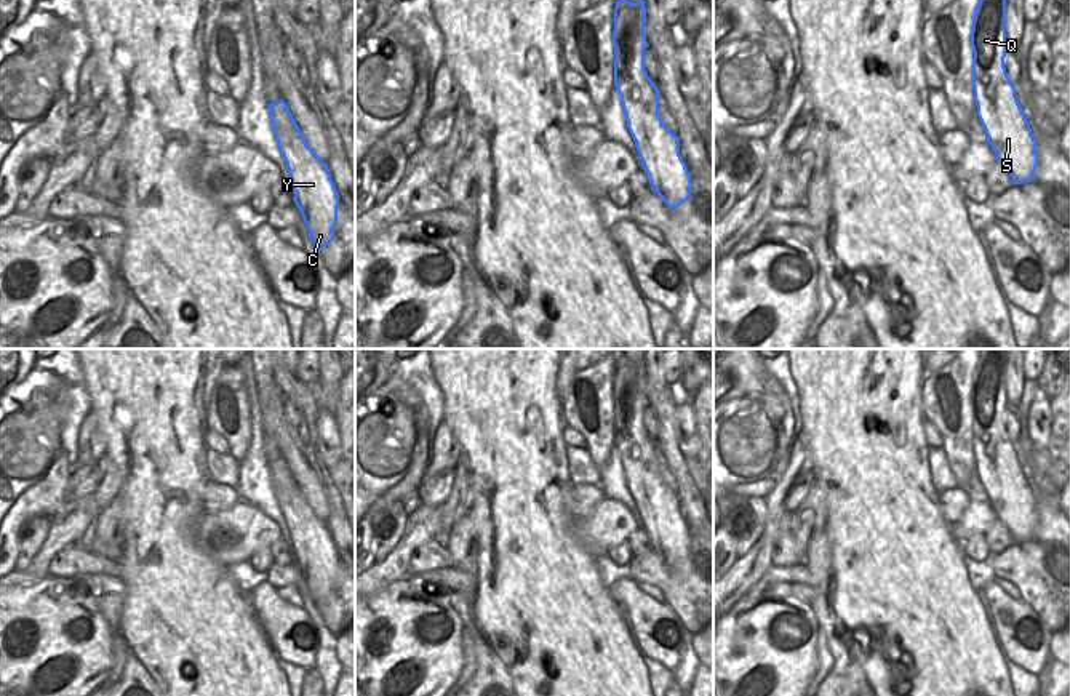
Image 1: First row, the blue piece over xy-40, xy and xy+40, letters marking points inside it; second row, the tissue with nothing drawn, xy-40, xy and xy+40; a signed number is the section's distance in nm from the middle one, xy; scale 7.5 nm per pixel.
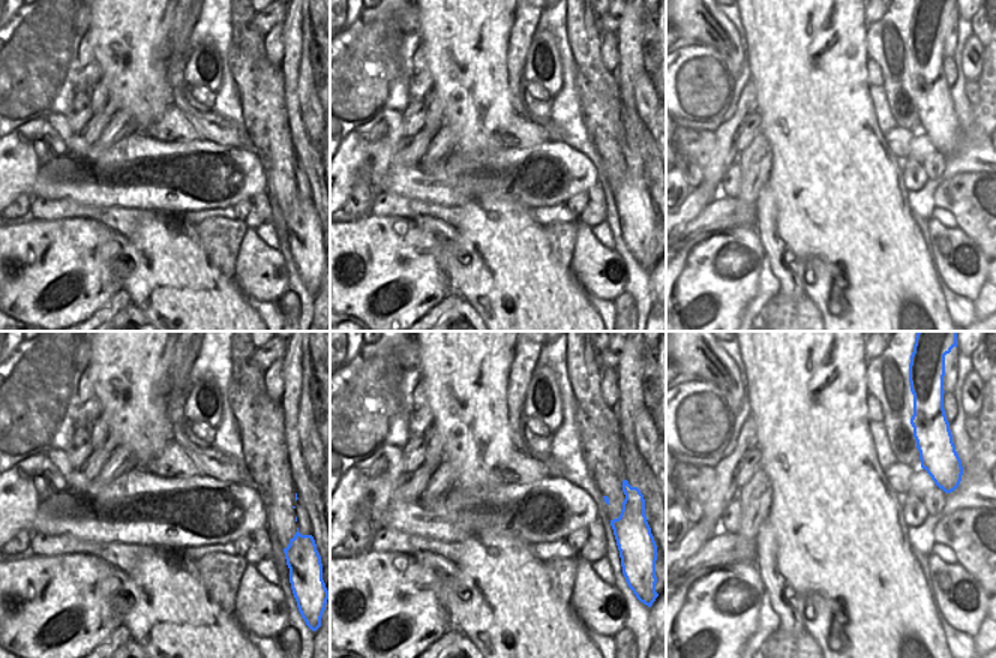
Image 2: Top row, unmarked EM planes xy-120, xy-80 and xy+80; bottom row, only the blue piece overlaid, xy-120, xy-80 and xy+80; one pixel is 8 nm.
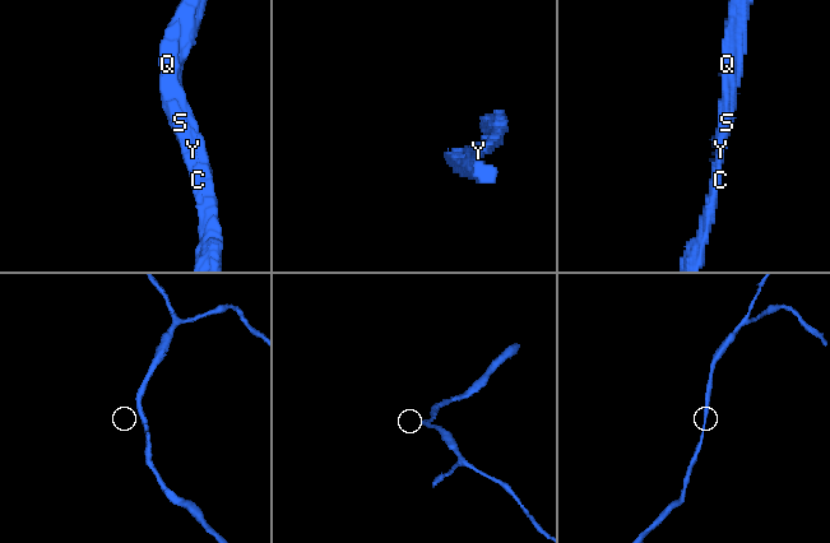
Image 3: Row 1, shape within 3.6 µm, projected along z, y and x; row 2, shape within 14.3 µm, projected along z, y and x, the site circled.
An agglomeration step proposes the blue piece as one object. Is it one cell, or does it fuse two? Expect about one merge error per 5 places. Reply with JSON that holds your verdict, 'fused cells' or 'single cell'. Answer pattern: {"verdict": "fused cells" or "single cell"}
{"verdict": "single cell"}

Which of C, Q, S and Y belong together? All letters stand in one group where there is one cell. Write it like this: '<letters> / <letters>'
C Q S Y

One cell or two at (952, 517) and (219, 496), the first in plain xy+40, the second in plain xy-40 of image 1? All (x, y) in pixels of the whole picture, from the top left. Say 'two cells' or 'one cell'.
one cell

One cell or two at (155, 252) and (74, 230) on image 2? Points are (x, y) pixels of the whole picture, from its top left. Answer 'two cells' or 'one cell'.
two cells

